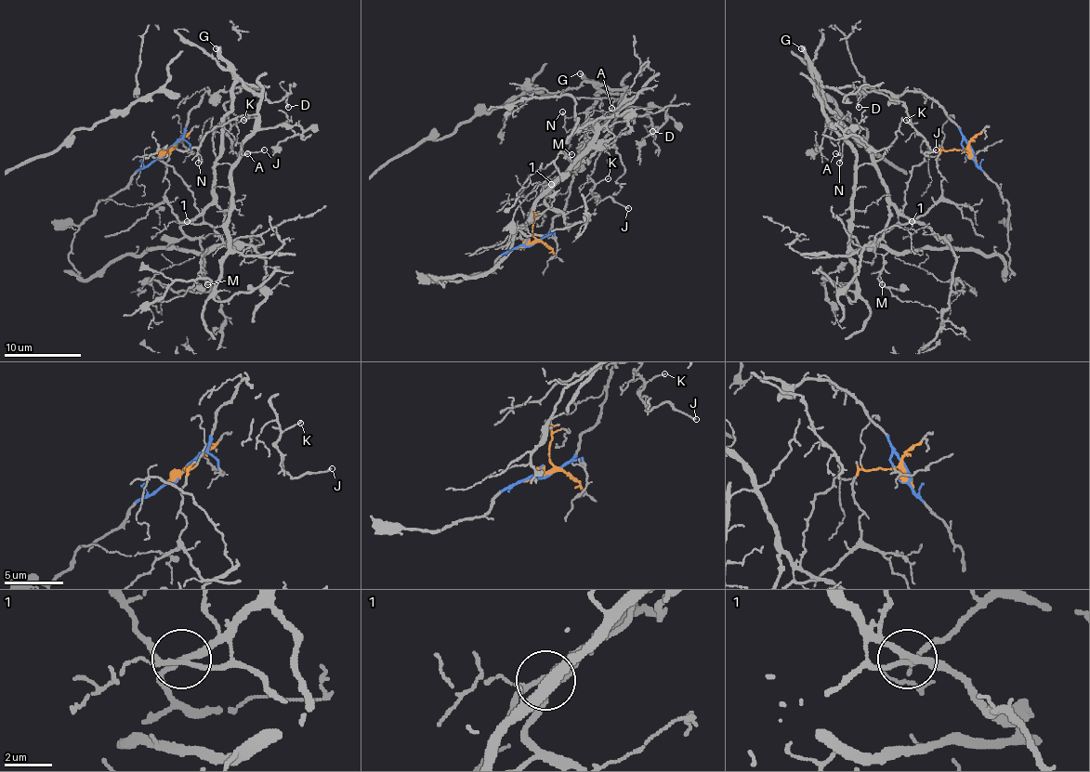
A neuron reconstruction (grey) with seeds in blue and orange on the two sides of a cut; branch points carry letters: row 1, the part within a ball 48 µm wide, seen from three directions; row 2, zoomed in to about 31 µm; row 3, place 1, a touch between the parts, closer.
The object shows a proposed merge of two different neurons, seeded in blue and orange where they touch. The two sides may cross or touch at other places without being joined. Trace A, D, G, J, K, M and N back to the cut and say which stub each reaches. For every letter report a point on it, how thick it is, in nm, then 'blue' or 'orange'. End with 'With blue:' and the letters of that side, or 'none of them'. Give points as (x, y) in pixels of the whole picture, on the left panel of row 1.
A: at (247, 153); 110 nm thick; blue
D: at (288, 107); 130 nm thick; blue
G: at (216, 48); 400 nm thick; blue
J: at (264, 150); 100 nm thick; blue
K: at (243, 120); 100 nm thick; blue
M: at (207, 284); 110 nm thick; orange
N: at (198, 163); 120 nm thick; blue
With blue: A, D, G, J, K, N

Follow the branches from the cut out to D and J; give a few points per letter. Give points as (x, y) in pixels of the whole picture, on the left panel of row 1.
D: (164, 153), (182, 135), (203, 94), (252, 86), (271, 101), (286, 94), (288, 108)
J: (164, 153), (182, 135), (190, 111), (203, 94), (238, 88), (225, 103), (230, 146), (244, 155), (263, 150)

